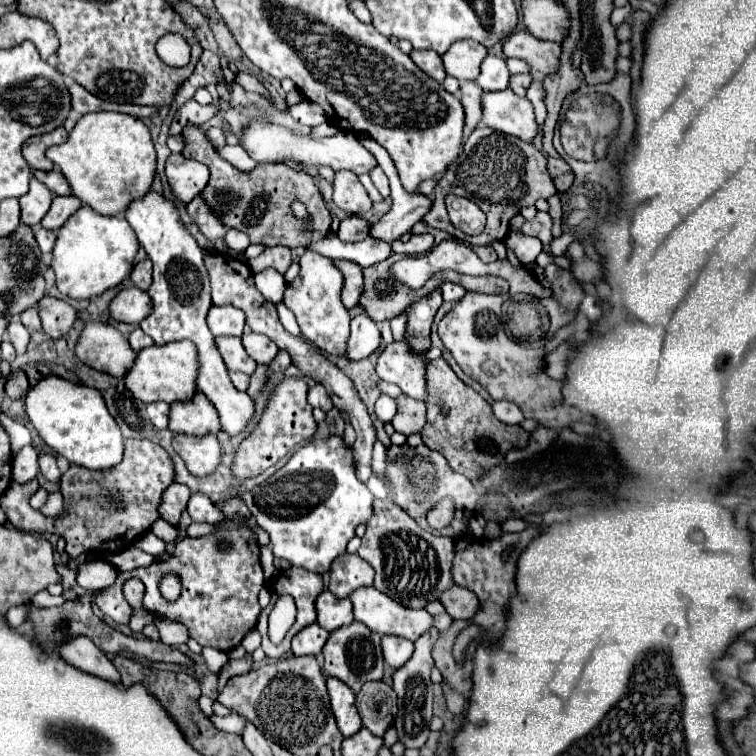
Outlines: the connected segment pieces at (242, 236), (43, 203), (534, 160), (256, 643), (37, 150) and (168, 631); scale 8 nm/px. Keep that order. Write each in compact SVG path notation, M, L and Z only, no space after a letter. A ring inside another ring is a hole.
M230 229L224 239L226 239L226 245L230 247L228 255L236 255L236 253L244 251L244 249L250 245L248 233L244 233L244 231L240 231L240 229Z
M34 175L30 179L30 191L20 199L20 207L22 207L22 223L34 227L42 221L42 217L48 213L50 203L52 203L52 193L46 185L42 185L42 181L38 181Z
M478 127L464 143L462 155L458 155L440 177L434 193L434 205L430 213L424 217L424 223L442 231L448 231L456 239L462 239L472 245L486 245L496 239L504 239L508 235L508 221L520 213L522 207L534 207L536 199L548 199L556 195L554 179L548 171L546 157L532 145L518 137L510 137L506 133L494 131L490 127ZM446 195L458 195L474 201L488 217L486 229L480 235L460 233L448 219L448 211L444 205Z
M252 629L244 639L242 639L242 647L248 651L248 653L252 653L254 649L258 649L260 647L260 633L258 633L258 629Z
M58 127L50 133L44 133L44 135L30 137L22 147L22 155L28 161L28 165L32 165L36 169L50 171L54 167L54 163L50 159L46 159L46 149L52 147L52 145L60 145L66 139L68 139L68 133L66 133L64 127Z
M158 615L154 619L156 627L158 627L158 633L160 633L160 641L166 643L166 645L180 645L180 643L186 643L190 637L188 637L188 627L178 623L178 621L170 621L162 615Z

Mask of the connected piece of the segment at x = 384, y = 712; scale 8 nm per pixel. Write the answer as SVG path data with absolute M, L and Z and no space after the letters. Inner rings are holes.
M368 681L356 695L356 709L362 717L362 725L382 737L392 727L398 713L396 693L384 681Z

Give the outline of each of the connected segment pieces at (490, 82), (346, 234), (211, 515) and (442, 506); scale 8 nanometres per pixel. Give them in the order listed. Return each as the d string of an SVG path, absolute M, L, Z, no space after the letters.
M488 55L482 61L480 77L476 79L484 91L504 91L510 87L510 71L506 61L496 55Z
M350 215L340 223L340 229L336 235L338 235L338 239L342 239L346 243L356 243L356 241L362 241L368 235L368 231L370 229L364 219L360 219L358 215Z
M194 493L188 501L188 513L192 517L192 521L196 523L210 523L216 525L220 521L224 521L224 513L218 505L214 505L206 495L202 493Z
M442 499L428 511L428 523L432 529L444 529L454 519L454 503L452 499Z

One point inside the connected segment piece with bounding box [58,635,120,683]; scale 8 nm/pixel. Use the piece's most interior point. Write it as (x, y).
(80, 651)

